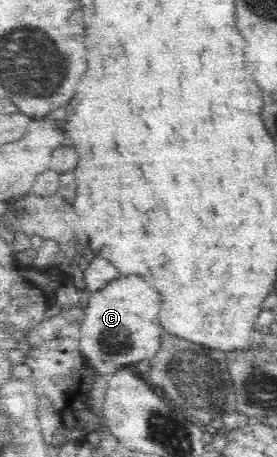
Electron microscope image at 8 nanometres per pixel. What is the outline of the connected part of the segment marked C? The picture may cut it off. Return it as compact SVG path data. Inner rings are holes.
M124 276L108 284L104 290L93 292L85 307L85 320L80 327L80 348L88 363L96 367L100 362L133 366L152 358L160 348L162 326L158 312L162 294L154 292L140 276Z

